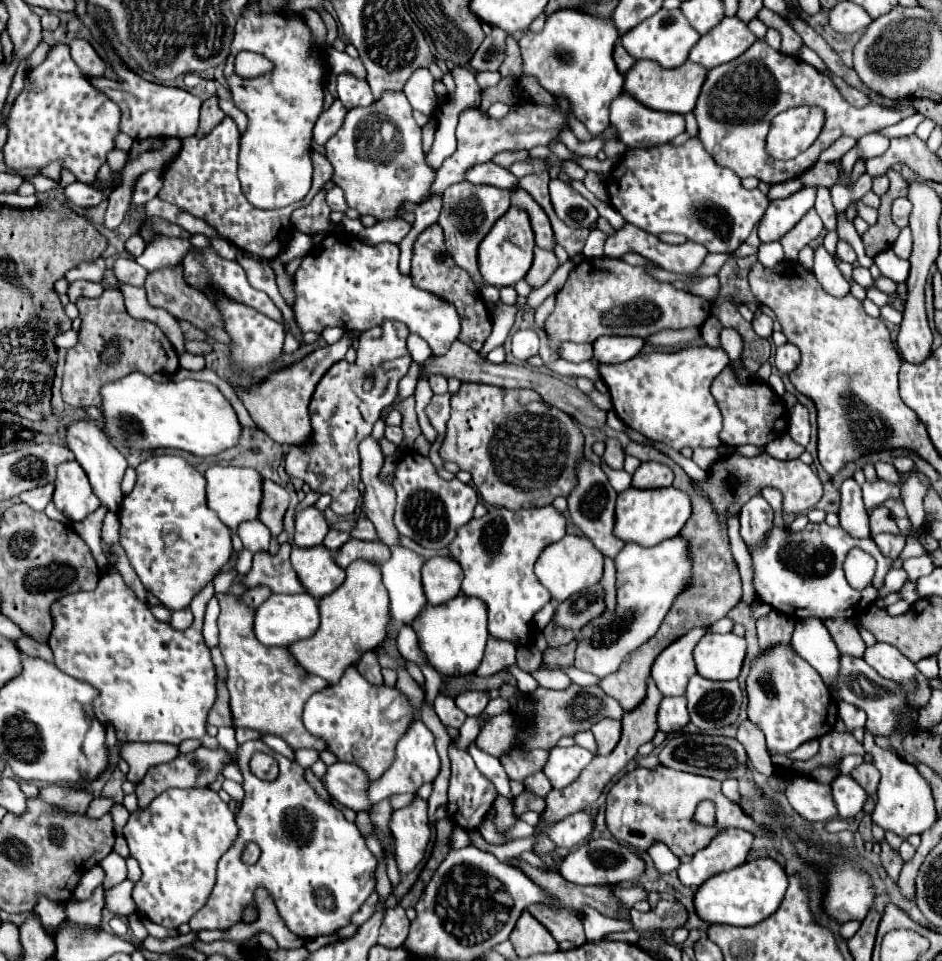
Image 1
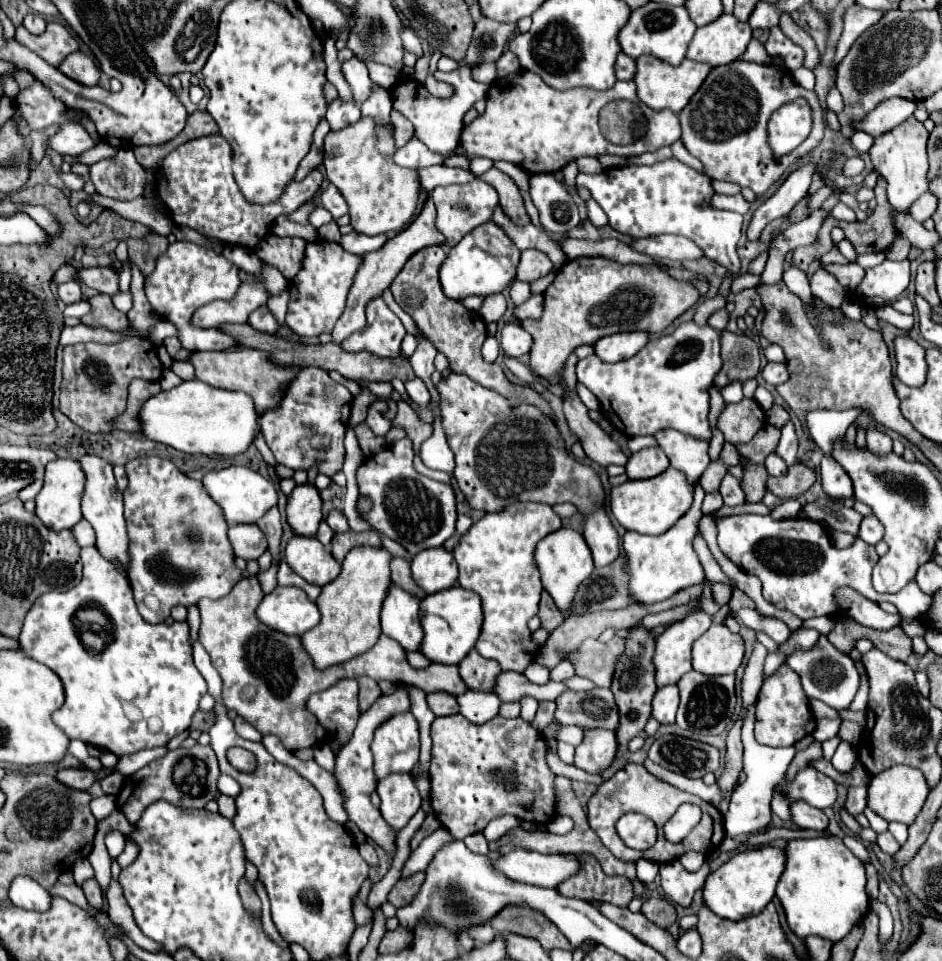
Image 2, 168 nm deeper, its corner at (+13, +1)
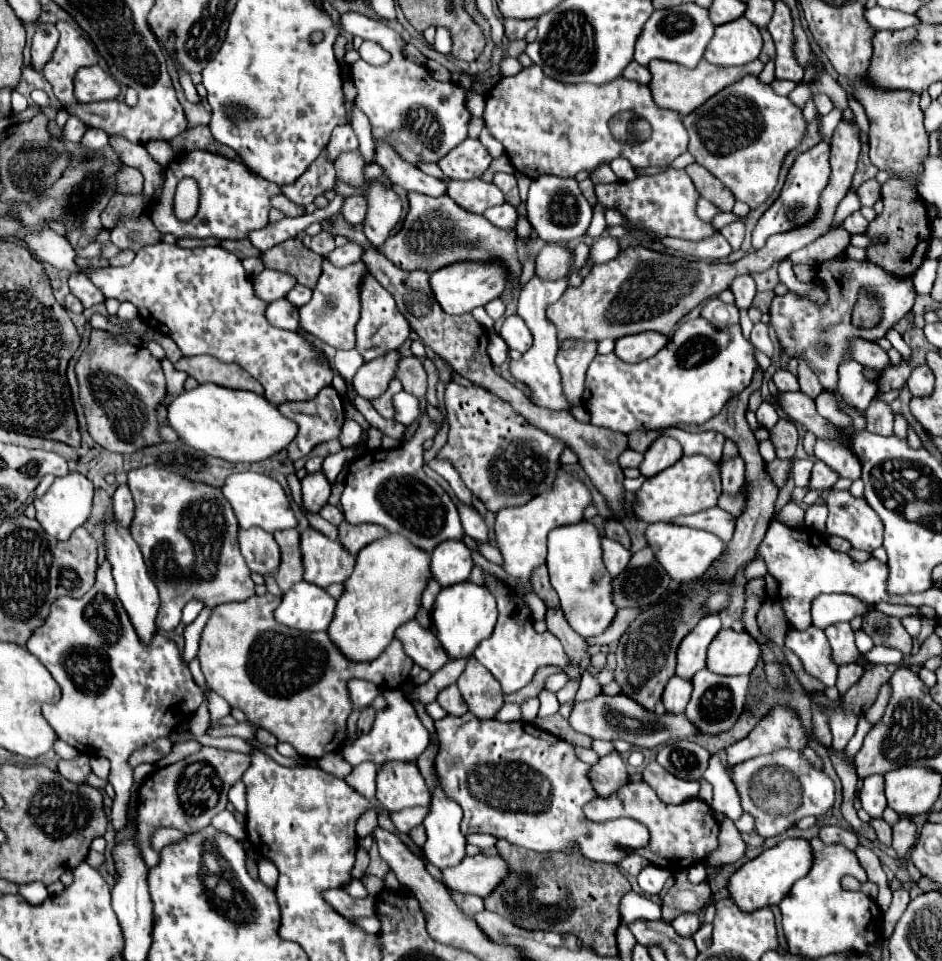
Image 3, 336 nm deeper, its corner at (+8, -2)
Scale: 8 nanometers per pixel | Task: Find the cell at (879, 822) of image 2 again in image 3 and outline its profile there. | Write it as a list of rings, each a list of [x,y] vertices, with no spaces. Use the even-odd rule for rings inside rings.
[[[883,775],[865,777],[861,789],[861,807],[867,811],[871,819],[883,819],[883,811],[887,807],[883,793]]]

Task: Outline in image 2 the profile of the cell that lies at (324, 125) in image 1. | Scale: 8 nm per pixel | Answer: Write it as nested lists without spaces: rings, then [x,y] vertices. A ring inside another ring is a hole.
[[[320,122],[320,126],[316,128],[314,132],[314,142],[312,142],[312,150],[306,154],[306,158],[300,162],[298,166],[298,172],[294,176],[296,182],[302,182],[312,170],[320,168],[322,166],[322,160],[324,160],[324,136],[330,132],[330,126],[328,122]]]

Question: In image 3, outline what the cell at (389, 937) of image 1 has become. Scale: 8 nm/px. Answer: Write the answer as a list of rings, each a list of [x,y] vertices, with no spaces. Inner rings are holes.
[[[329,889],[329,891],[323,893],[323,897],[343,917],[361,919],[361,917],[375,915],[375,897],[373,895],[369,895],[367,899],[353,899],[343,889]]]

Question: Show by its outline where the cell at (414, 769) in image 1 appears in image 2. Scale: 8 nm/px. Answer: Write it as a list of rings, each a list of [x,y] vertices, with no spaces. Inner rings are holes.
[[[412,712],[392,714],[374,730],[374,772],[384,778],[394,772],[410,772],[418,764],[420,734]]]

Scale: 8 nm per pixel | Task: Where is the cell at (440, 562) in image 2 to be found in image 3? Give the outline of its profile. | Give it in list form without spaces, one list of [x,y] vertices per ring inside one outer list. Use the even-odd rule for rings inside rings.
[[[445,541],[431,553],[431,573],[441,587],[467,581],[471,569],[471,553],[463,541]]]

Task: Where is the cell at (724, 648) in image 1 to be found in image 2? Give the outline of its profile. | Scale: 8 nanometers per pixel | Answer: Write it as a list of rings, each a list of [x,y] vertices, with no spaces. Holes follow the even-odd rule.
[[[712,624],[692,648],[692,666],[708,676],[732,674],[744,660],[744,640],[724,624]]]

